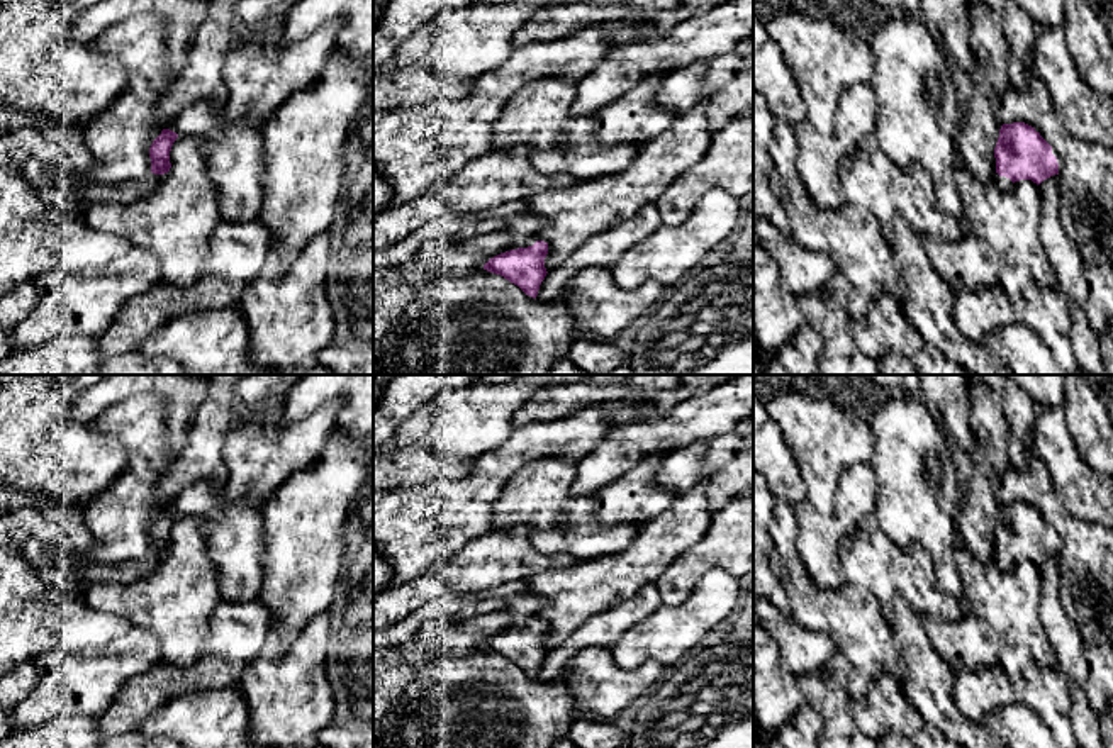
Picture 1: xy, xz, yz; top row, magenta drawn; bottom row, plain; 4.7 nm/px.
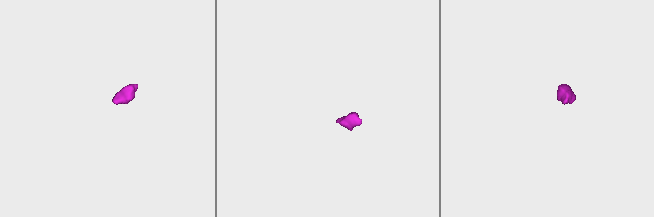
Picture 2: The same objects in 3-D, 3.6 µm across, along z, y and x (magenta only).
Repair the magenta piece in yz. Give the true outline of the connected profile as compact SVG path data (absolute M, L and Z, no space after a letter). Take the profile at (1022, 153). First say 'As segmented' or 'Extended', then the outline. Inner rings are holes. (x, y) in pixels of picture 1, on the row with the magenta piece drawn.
Extended. M1025 122L1001 126L994 158L994 181L1003 192L1020 180L1032 180L1040 185L1043 180L1059 175L1059 163L1052 154L1052 146L1035 127Z

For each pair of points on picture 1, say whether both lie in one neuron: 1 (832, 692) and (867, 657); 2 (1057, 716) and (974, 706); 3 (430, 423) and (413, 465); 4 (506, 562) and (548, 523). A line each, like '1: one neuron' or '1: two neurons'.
1: two neurons
2: one neuron
3: two neurons
4: two neurons

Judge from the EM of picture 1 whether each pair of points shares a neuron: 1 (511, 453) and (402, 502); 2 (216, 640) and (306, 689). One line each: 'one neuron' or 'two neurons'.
1: one neuron
2: two neurons

